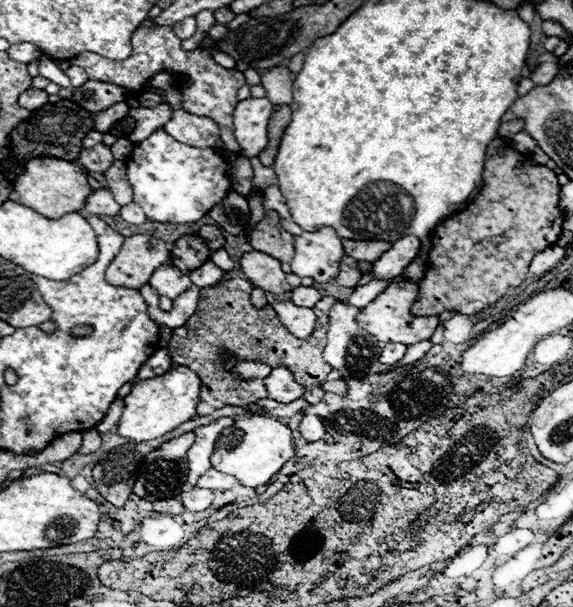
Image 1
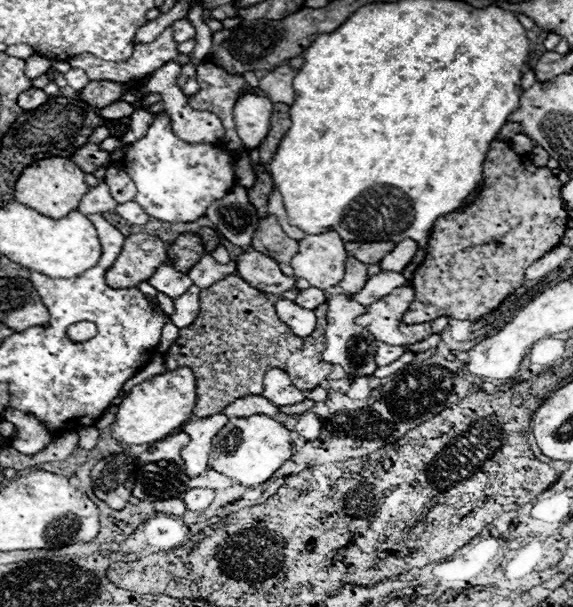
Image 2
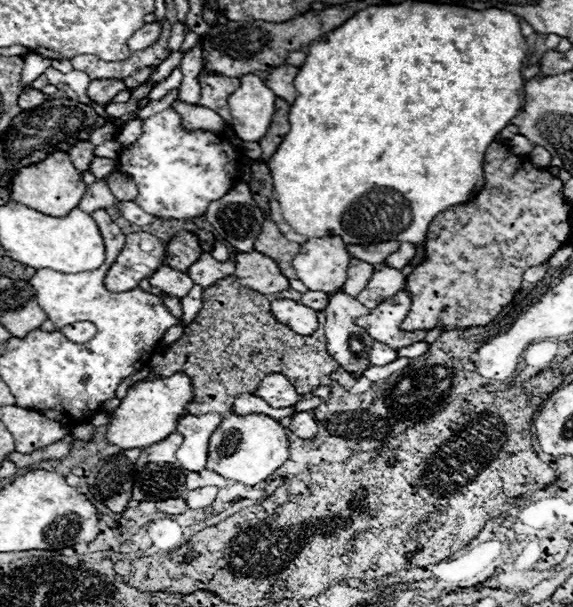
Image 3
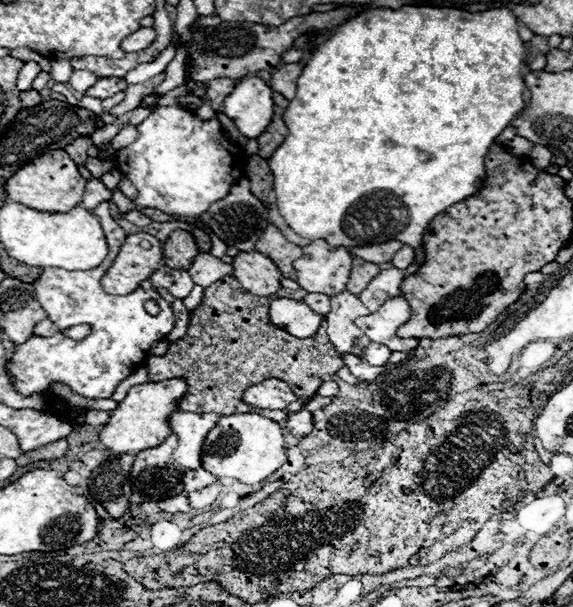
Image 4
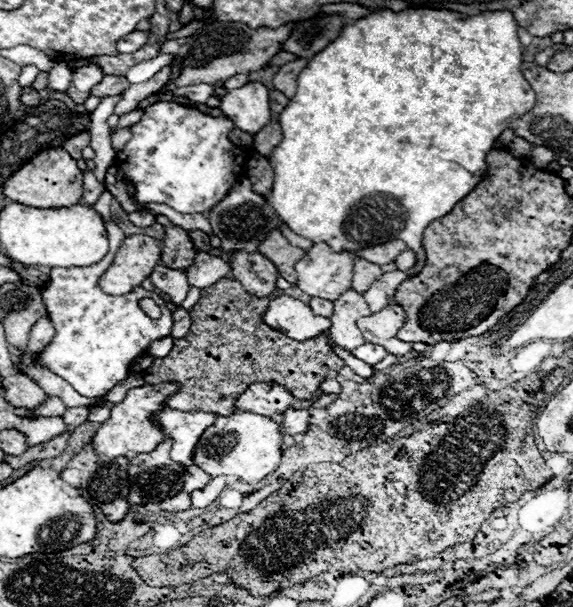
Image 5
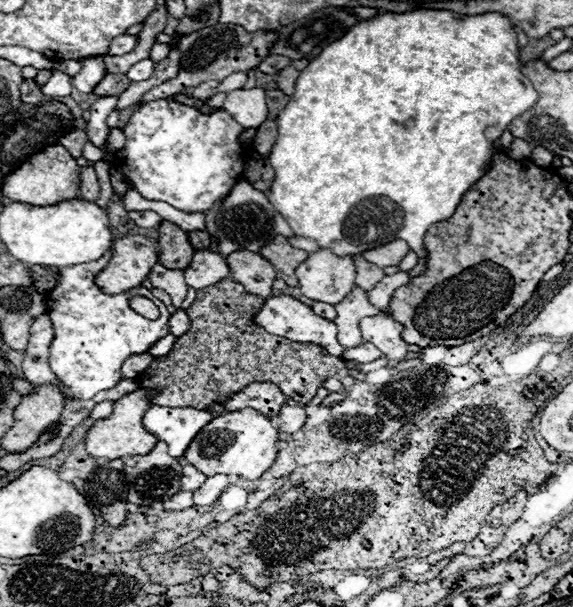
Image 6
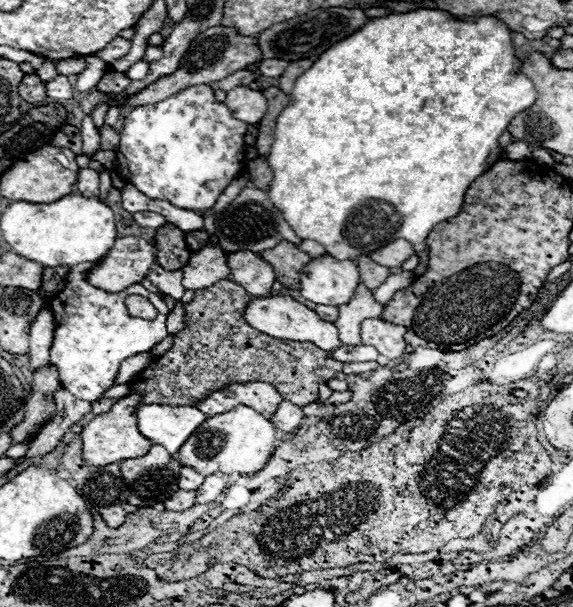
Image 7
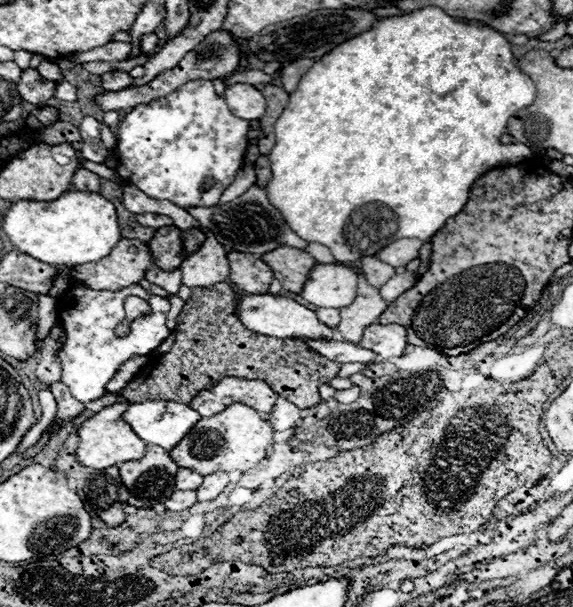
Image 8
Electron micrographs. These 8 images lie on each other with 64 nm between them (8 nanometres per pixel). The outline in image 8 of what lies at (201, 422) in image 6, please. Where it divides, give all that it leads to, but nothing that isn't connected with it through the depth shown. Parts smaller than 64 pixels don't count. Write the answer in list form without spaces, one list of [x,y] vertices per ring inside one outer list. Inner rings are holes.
[[[146,400],[128,404],[122,420],[128,422],[136,436],[140,436],[148,446],[156,444],[170,452],[200,420],[200,414],[180,402]]]

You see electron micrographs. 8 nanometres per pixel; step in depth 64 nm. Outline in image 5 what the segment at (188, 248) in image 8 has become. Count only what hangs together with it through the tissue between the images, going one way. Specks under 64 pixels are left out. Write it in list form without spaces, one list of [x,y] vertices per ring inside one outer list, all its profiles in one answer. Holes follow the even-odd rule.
[[[190,230],[188,234],[190,234],[190,240],[192,240],[192,244],[194,244],[194,248],[198,252],[210,252],[212,246],[210,246],[210,236],[206,232],[202,232],[202,230]]]

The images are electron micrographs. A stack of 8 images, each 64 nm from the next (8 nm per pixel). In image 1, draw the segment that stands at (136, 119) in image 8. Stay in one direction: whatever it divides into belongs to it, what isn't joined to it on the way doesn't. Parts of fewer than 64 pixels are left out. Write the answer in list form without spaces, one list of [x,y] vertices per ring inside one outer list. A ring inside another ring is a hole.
[[[164,126],[156,128],[146,140],[134,144],[132,156],[126,160],[128,168],[128,180],[134,188],[134,202],[140,204],[144,214],[154,222],[168,222],[168,224],[190,224],[200,220],[216,202],[220,202],[226,196],[226,190],[230,186],[230,180],[226,176],[226,160],[220,152],[212,148],[194,148],[188,144],[182,144],[174,140],[170,134],[164,132]]]

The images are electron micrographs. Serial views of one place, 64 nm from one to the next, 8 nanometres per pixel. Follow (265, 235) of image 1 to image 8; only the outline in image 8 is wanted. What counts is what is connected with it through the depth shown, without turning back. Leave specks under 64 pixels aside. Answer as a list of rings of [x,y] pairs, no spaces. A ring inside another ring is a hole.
[[[276,248],[264,254],[262,260],[272,268],[274,278],[280,280],[282,288],[294,294],[302,292],[308,272],[316,266],[316,260],[308,252],[296,248]]]

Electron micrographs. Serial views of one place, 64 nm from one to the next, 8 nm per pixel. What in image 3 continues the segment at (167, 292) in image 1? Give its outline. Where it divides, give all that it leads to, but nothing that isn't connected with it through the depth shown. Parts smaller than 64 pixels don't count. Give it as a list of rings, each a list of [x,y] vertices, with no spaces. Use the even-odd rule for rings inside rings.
[[[160,266],[152,274],[150,284],[160,288],[162,292],[166,292],[170,296],[176,296],[176,298],[186,296],[190,292],[190,288],[194,286],[194,282],[190,280],[190,276],[186,272],[178,272],[178,270],[168,268],[168,266]]]

